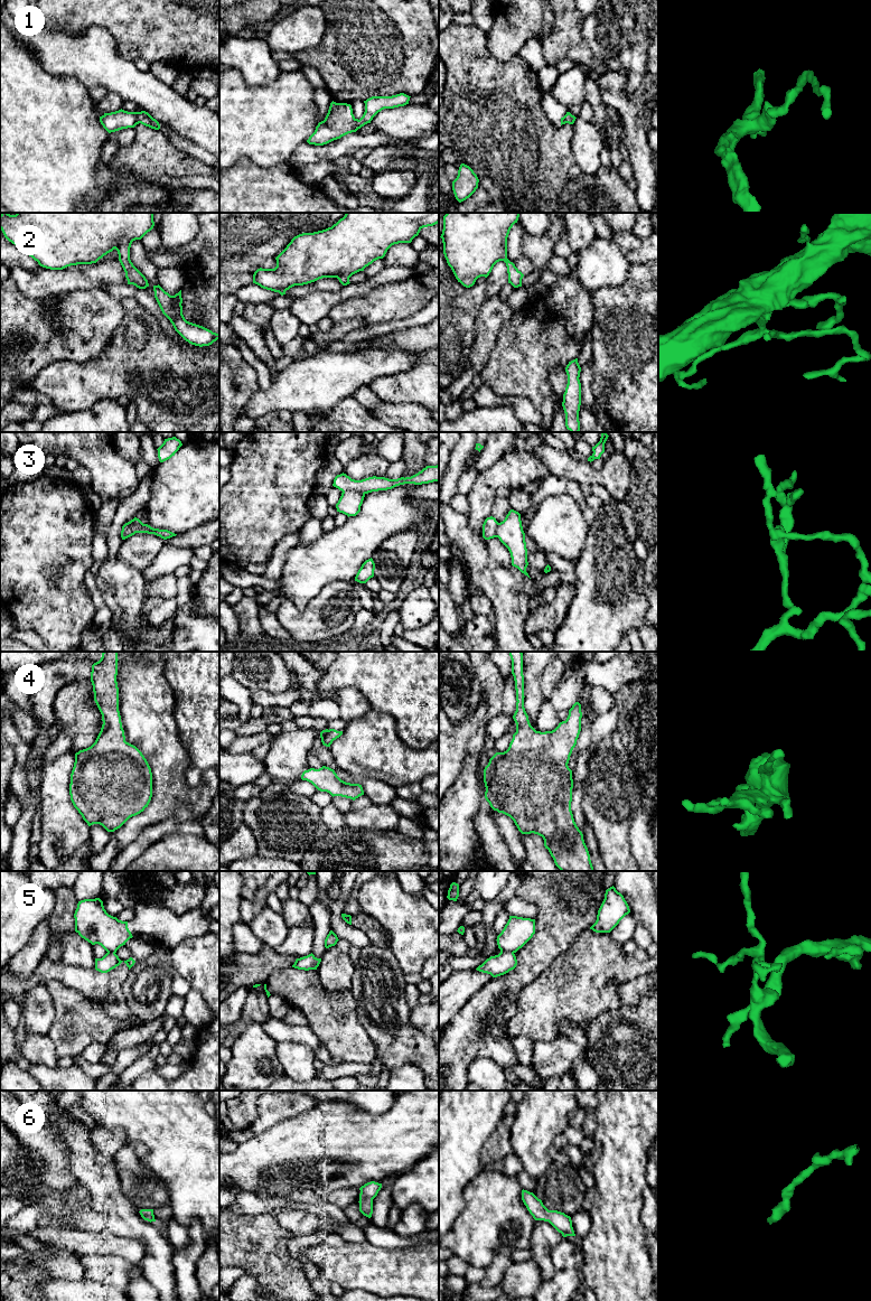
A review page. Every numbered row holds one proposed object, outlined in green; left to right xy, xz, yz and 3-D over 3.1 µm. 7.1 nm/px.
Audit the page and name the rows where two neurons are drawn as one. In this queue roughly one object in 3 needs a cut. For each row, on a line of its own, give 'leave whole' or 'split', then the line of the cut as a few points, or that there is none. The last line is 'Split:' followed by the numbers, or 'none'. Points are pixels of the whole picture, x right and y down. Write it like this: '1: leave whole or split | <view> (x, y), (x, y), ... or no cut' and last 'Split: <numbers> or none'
1: leave whole | no cut
2: leave whole | no cut
3: split | xz (343, 490), (358, 490), (364, 494)
4: leave whole | no cut
5: split | yz (500, 951), (513, 953)
6: leave whole | no cut
Split: 3, 5

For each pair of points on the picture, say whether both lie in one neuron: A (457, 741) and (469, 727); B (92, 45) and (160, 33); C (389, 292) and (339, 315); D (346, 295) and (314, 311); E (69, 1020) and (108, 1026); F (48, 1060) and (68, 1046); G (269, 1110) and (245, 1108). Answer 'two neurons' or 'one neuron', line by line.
A: one neuron
B: two neurons
C: one neuron
D: one neuron
E: one neuron
F: two neurons
G: two neurons

